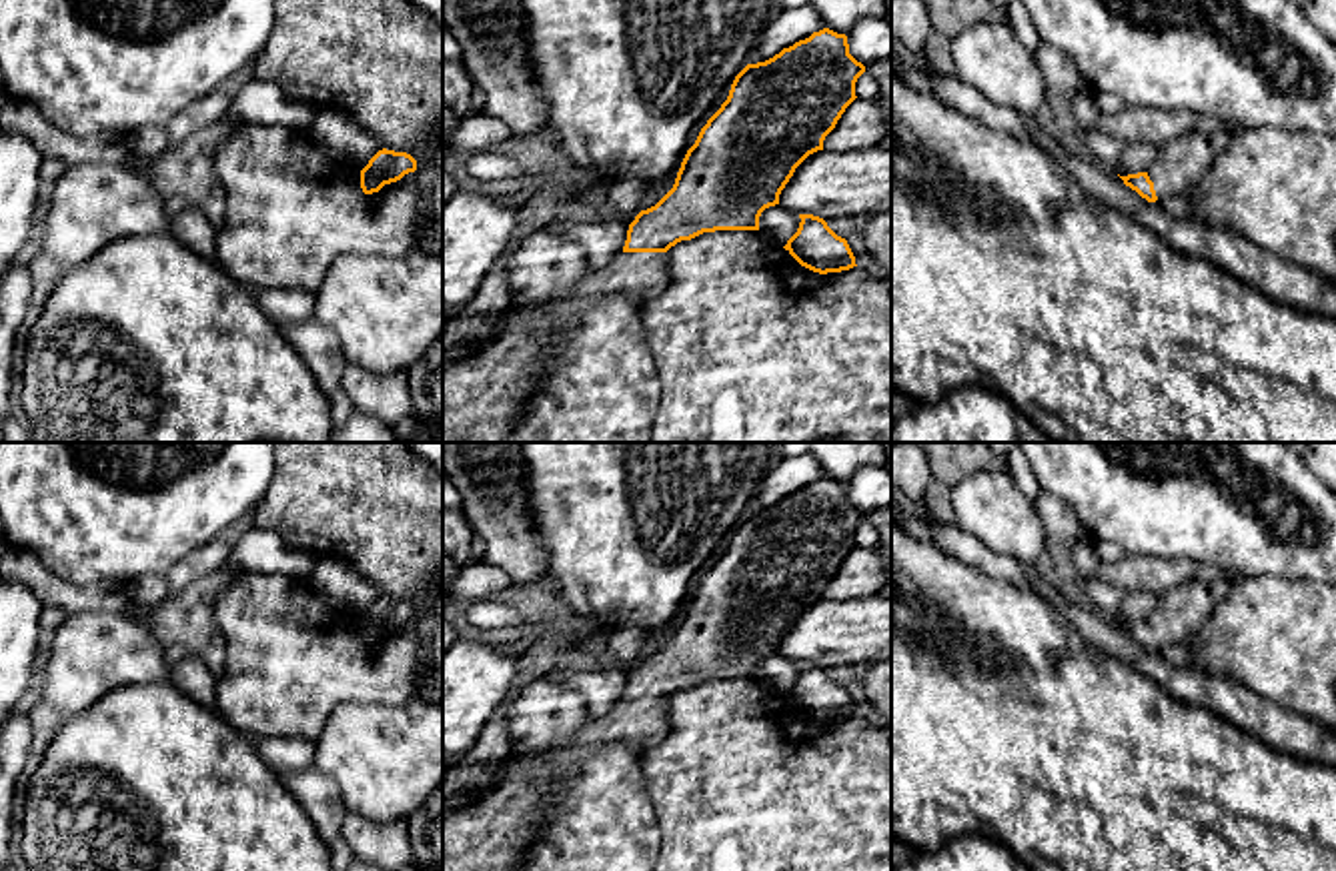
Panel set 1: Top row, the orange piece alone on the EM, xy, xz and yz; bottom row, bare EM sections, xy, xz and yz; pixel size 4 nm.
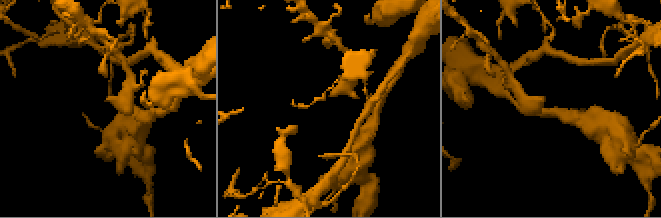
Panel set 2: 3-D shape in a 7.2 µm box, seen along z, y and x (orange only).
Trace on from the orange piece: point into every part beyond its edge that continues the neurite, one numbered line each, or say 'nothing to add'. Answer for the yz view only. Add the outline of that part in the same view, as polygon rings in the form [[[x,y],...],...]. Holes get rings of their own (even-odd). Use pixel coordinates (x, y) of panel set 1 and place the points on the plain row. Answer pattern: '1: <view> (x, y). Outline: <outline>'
1: yz (1180, 611). Outline: [[[1184,581],[1158,597],[1158,605],[1148,619],[1158,649],[1168,645],[1186,645],[1202,627],[1214,609],[1228,597],[1230,583]]]

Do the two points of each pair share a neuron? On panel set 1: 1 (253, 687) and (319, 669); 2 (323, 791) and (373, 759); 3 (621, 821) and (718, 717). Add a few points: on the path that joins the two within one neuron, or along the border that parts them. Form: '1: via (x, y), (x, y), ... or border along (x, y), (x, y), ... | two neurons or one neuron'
1: via (269, 685), (287, 669), (303, 669) | one neuron
2: border along (313, 765), (337, 785), (349, 811) | two neurons
3: border along (639, 755), (639, 771), (655, 813), (659, 839) | two neurons

